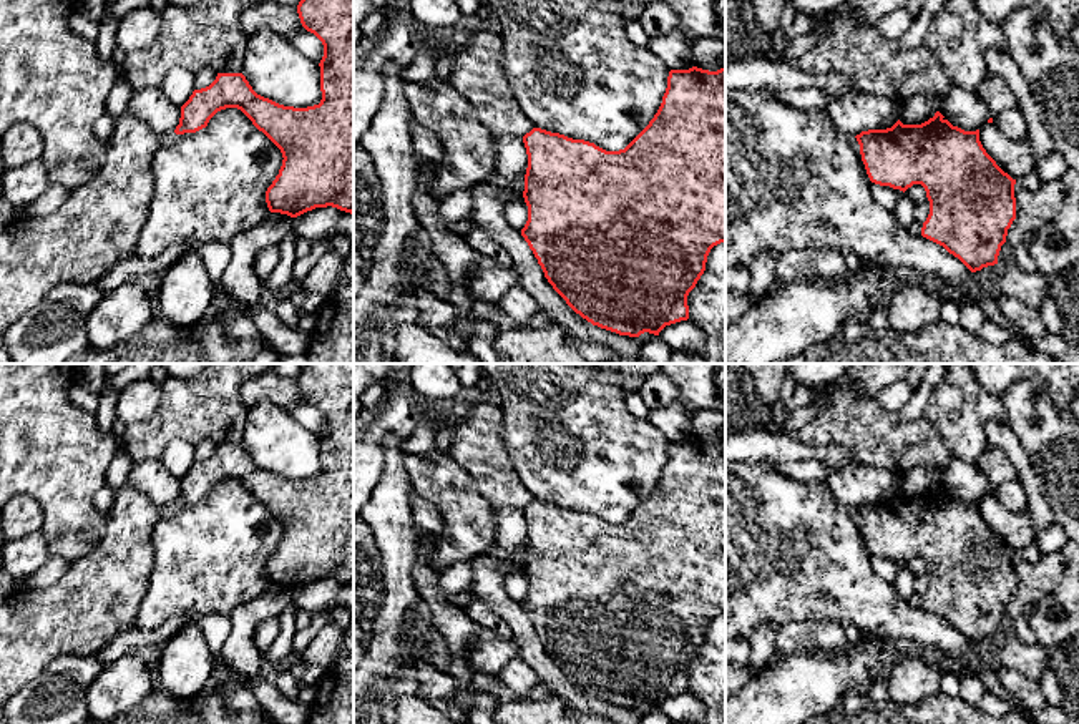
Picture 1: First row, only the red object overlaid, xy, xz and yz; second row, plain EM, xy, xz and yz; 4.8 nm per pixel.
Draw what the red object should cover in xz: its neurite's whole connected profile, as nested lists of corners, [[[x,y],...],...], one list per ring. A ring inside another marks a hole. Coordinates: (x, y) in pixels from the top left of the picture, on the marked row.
[[[697,66],[671,70],[657,113],[624,149],[606,151],[594,143],[573,139],[541,128],[533,128],[526,133],[523,143],[528,154],[523,191],[528,206],[528,221],[521,229],[521,236],[538,259],[544,277],[566,304],[593,325],[629,337],[639,337],[644,332],[659,335],[666,325],[687,320],[687,296],[704,274],[710,249],[725,242],[725,66],[717,71]]]

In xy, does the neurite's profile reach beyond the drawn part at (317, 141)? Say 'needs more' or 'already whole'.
already whole

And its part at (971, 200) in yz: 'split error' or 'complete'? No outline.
complete

